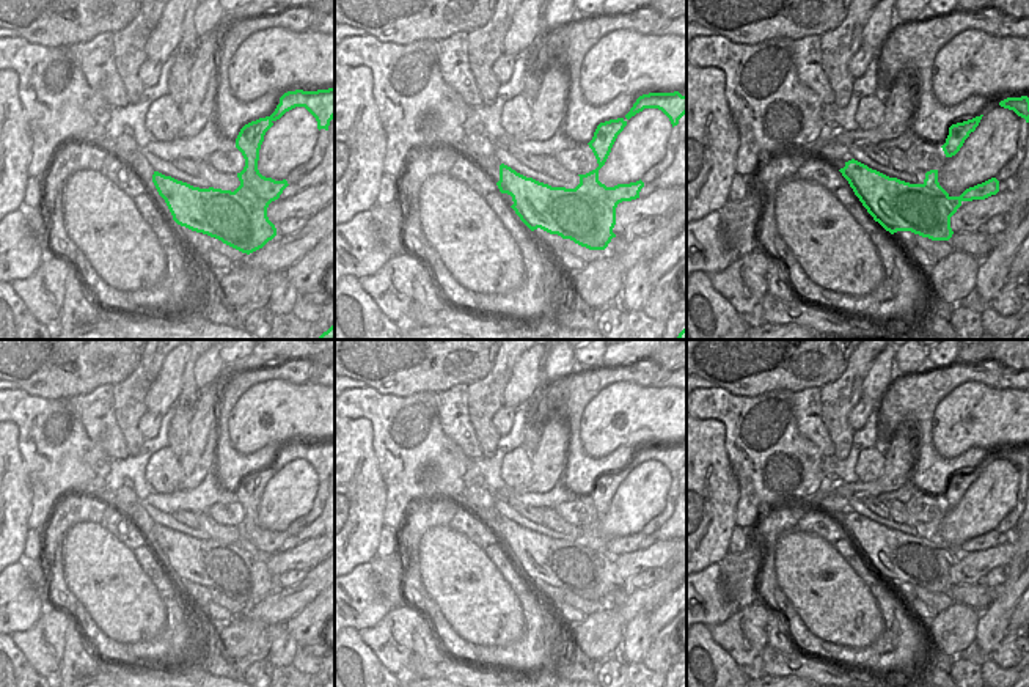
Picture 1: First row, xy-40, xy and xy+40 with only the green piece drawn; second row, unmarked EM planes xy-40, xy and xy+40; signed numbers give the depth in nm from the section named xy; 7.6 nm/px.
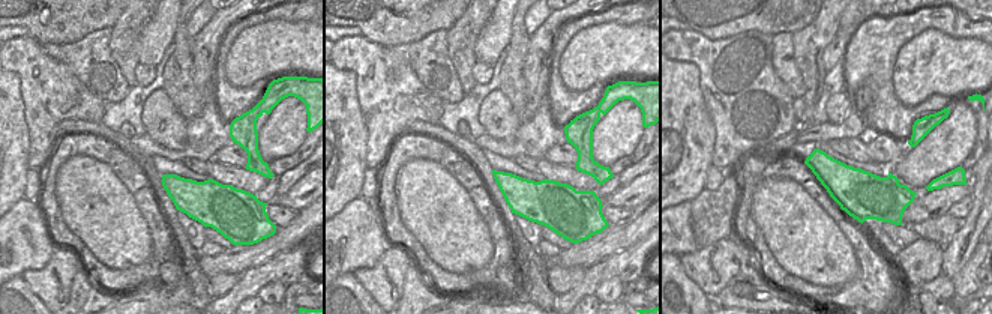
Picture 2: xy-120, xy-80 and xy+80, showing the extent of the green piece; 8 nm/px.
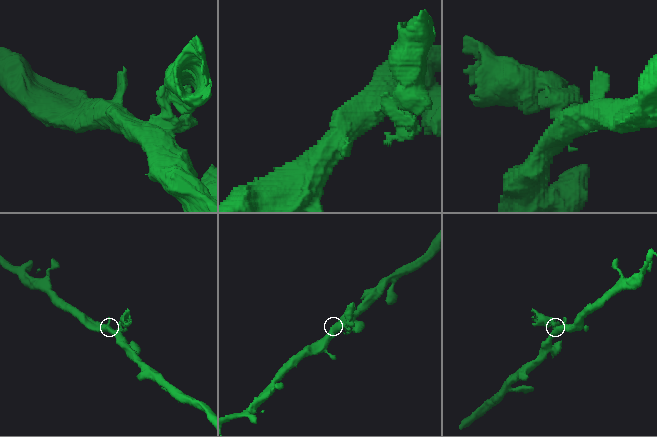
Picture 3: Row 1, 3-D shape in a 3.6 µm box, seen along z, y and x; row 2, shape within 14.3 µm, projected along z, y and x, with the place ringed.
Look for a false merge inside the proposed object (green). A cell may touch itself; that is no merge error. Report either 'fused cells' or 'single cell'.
fused cells

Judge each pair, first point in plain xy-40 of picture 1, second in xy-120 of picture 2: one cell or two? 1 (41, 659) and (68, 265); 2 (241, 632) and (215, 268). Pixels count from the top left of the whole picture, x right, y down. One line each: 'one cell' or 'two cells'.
1: one cell
2: two cells

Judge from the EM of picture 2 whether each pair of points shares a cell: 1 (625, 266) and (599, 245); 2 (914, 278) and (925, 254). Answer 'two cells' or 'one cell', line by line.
1: two cells
2: one cell

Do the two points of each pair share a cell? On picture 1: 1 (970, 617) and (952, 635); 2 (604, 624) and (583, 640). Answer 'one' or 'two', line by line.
1: one
2: one

